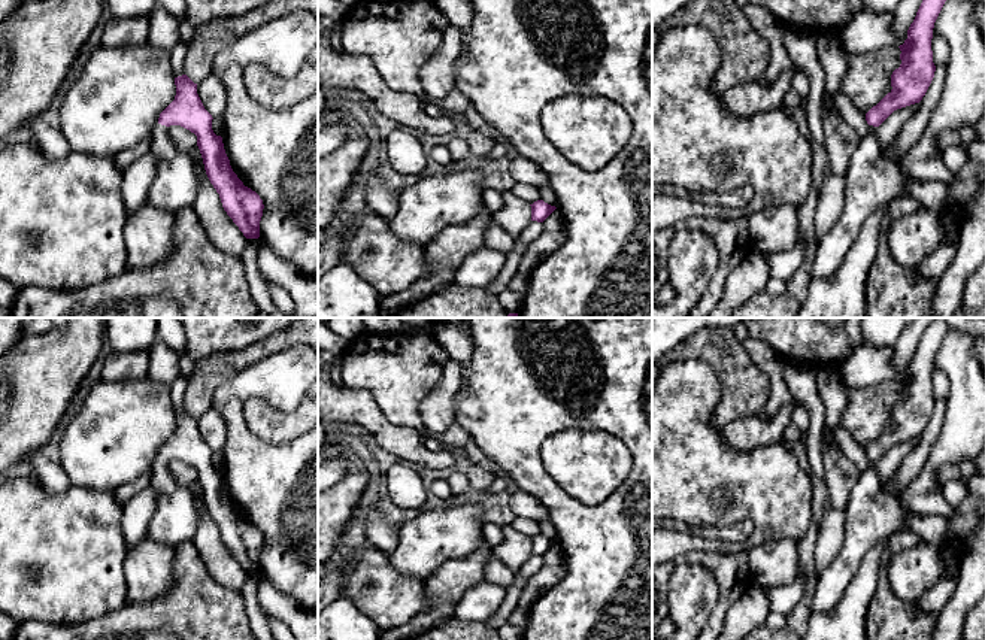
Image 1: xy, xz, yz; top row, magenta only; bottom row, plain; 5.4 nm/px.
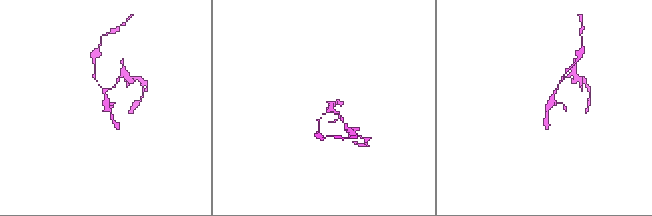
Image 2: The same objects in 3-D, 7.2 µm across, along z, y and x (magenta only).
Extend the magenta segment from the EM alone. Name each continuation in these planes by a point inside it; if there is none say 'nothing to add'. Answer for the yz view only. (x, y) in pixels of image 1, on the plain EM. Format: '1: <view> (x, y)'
1: yz (870, 515)

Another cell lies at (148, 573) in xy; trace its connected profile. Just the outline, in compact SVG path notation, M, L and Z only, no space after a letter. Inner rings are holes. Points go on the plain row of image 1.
M145 536L136 545L127 545L124 576L127 601L148 603L166 595L175 585L173 549Z

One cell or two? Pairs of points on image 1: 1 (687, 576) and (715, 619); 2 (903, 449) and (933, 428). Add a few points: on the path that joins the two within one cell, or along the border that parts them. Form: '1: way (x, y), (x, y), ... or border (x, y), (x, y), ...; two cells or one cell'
1: border (717, 579), (717, 604), (705, 624); two cells
2: border (920, 437), (920, 442), (899, 469); two cells

